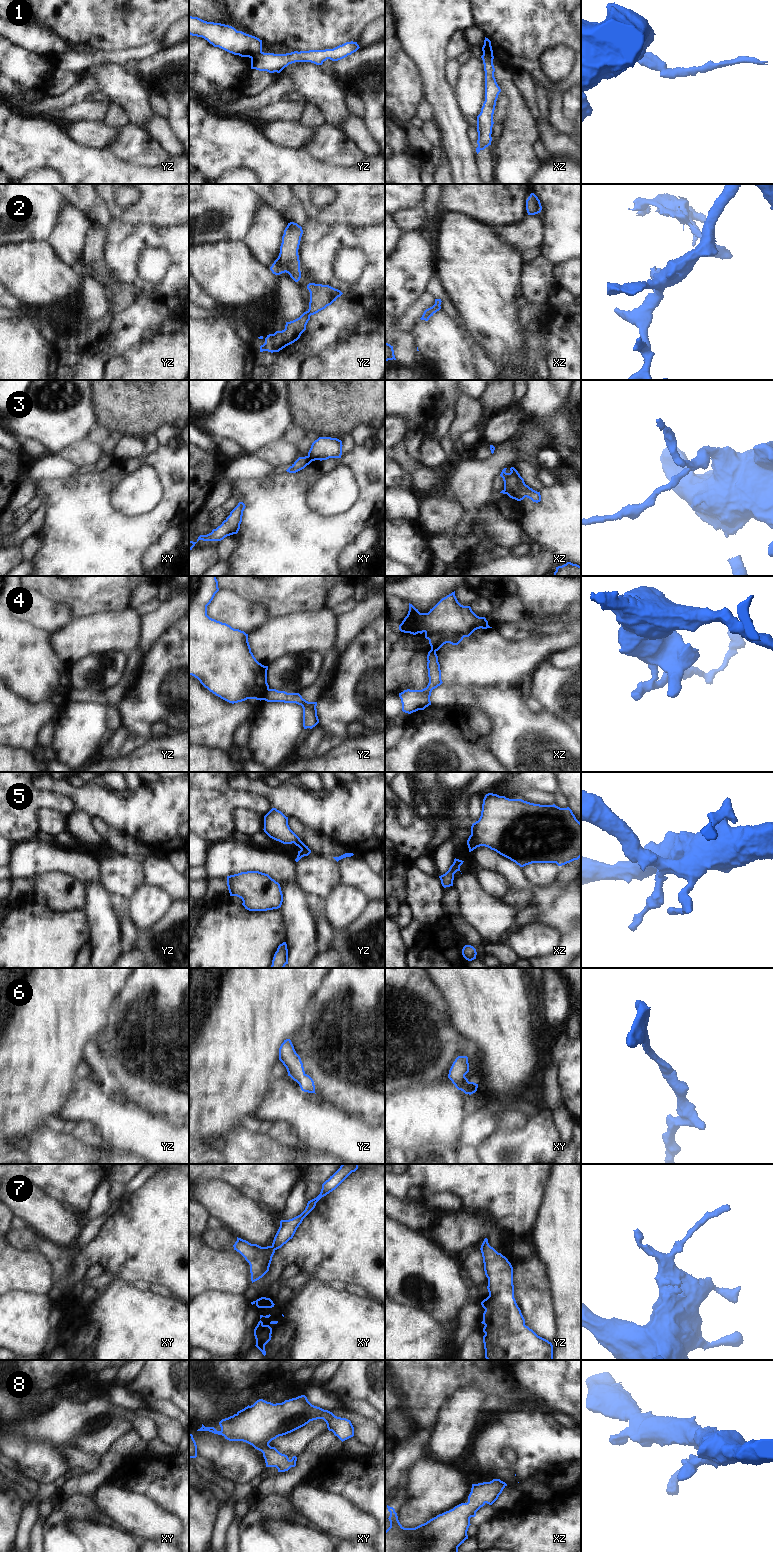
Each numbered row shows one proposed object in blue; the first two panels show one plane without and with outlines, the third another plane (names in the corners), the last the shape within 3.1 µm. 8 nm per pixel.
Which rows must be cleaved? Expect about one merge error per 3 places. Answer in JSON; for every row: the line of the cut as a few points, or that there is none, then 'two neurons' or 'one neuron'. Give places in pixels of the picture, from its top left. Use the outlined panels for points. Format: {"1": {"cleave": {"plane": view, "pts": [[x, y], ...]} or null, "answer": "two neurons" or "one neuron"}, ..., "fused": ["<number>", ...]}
{"1": {"cleave": {"plane": "yz", "pts": [[262, 52], [251, 58]]}, "answer": "two neurons"}, "2": {"cleave": null, "answer": "one neuron"}, "3": {"cleave": {"plane": "xy", "pts": [[308, 455], [312, 460]]}, "answer": "two neurons"}, "4": {"cleave": {"plane": "yz", "pts": [[269, 689], [262, 699]]}, "answer": "two neurons"}, "5": {"cleave": null, "answer": "one neuron"}, "6": {"cleave": null, "answer": "one neuron"}, "7": {"cleave": null, "answer": "one neuron"}, "8": {"cleave": null, "answer": "one neuron"}, "fused": ["1", "3", "4"]}

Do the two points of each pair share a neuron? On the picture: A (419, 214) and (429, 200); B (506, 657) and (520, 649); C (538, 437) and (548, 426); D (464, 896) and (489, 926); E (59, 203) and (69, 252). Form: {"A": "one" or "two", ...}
{"A": "two", "B": "one", "C": "two", "D": "one", "E": "two"}

